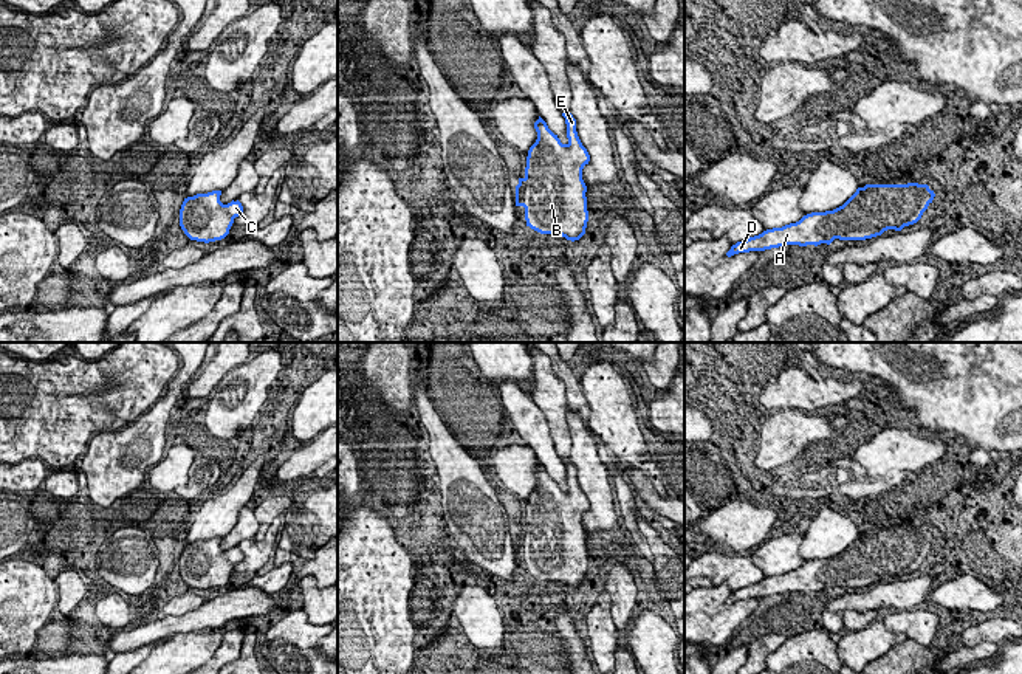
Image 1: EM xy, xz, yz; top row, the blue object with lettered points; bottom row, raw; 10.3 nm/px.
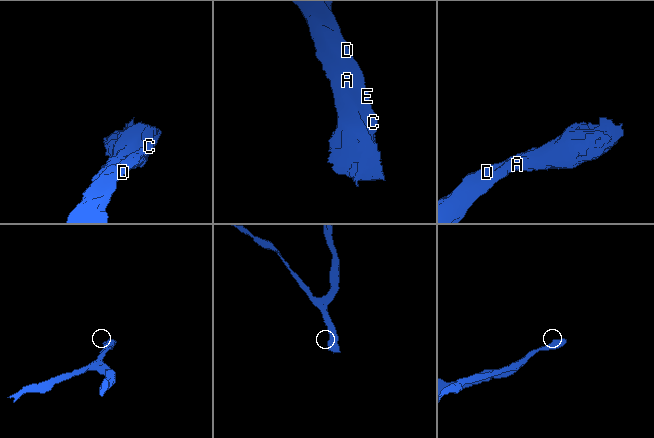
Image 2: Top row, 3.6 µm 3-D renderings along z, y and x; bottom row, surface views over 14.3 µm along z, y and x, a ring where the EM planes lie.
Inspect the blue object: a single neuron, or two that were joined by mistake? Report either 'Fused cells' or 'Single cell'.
Single cell

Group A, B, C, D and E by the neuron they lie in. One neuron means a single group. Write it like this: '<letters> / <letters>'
A B C D E

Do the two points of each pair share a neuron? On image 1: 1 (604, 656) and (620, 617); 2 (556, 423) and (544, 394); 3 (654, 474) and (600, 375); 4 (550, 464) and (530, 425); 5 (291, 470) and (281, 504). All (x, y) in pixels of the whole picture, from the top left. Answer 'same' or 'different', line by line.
1: different
2: same
3: same
4: same
5: different

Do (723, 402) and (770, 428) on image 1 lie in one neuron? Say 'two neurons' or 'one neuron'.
two neurons

